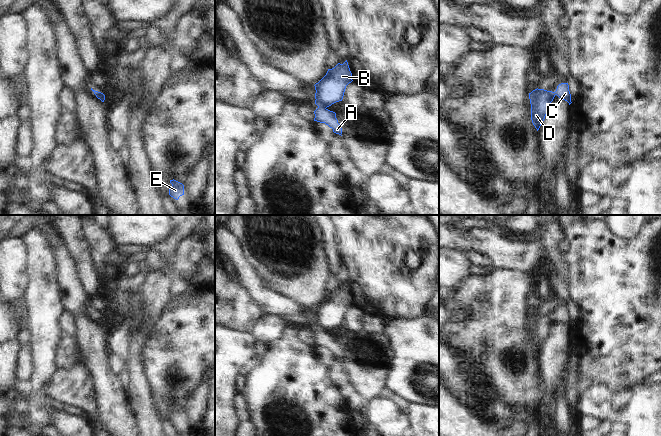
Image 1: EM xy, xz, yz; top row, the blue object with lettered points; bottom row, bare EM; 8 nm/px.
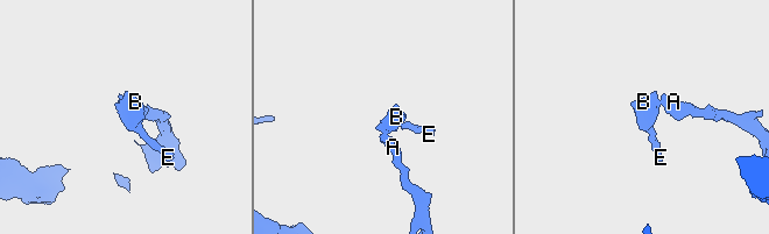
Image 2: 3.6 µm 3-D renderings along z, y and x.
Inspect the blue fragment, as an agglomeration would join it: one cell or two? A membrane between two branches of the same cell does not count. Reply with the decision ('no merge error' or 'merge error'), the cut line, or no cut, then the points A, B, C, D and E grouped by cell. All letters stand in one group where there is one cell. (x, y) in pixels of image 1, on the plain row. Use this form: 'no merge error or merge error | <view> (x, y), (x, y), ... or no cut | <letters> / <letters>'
merge error | xz (318, 330), (325, 332) | A C / B D E

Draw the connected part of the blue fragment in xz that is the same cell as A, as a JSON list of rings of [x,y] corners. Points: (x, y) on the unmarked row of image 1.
[[[318,331],[315,335],[315,342],[314,345],[325,347],[330,352],[333,353],[333,356],[336,358],[341,359],[342,358],[342,352],[340,348],[338,347],[338,344],[336,342],[336,337],[333,335],[330,335],[328,333],[320,332]]]

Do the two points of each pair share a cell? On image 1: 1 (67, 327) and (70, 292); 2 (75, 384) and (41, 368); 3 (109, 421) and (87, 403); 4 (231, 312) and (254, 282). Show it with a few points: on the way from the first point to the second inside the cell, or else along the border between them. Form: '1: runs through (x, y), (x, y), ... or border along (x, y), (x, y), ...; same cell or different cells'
1: border along (64, 310), (71, 316), (76, 334); different cells
2: border along (56, 368), (48, 385), (43, 390), (47, 397); different cells
3: border along (93, 387), (96, 403), (96, 422), (98, 425); different cells
4: border along (234, 278), (262, 309); different cells

